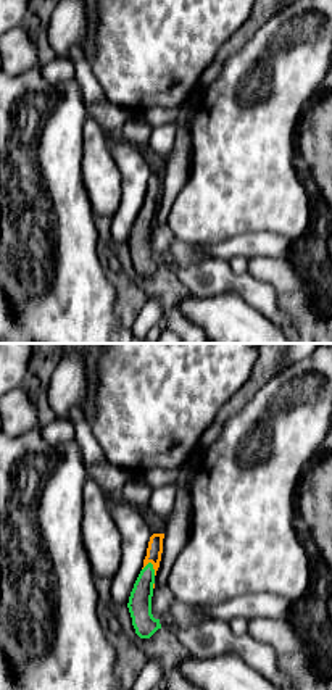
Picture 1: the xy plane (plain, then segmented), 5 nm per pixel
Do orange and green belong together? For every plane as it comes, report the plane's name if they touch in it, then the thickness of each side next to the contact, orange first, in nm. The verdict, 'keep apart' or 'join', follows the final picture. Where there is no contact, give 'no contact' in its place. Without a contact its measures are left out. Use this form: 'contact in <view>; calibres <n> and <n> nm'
contact in xy; calibres 80 and 120 nm

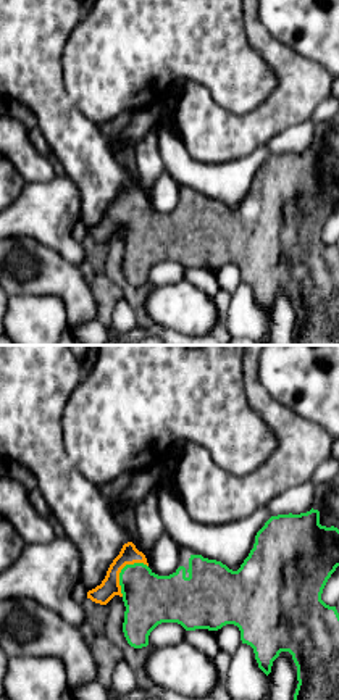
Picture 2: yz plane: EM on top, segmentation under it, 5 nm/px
contact in yz; calibres 100 and 260 nm

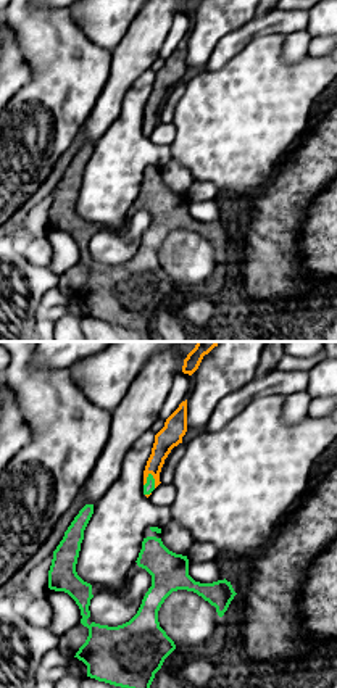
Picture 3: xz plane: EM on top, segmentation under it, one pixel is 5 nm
contact in xz; calibres 110 and 60 nm

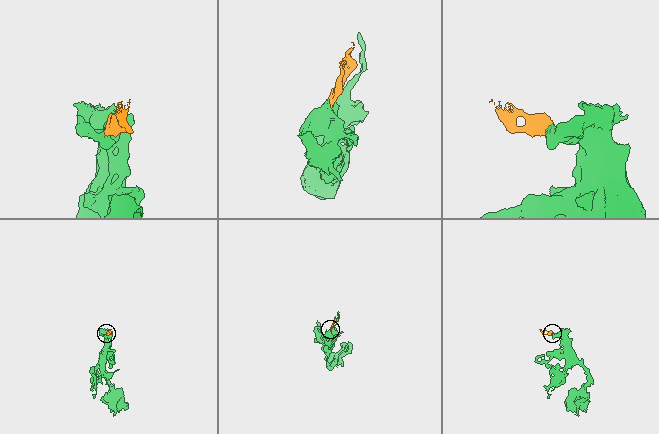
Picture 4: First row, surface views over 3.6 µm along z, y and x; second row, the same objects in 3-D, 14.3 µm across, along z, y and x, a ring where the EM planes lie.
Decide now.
join

